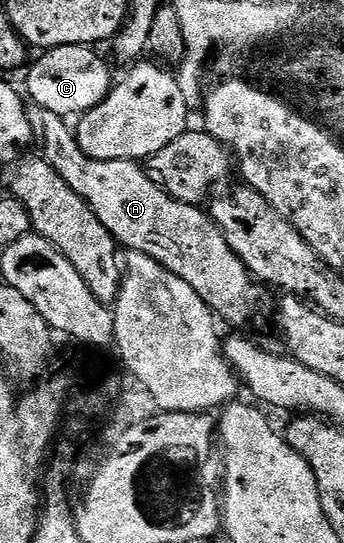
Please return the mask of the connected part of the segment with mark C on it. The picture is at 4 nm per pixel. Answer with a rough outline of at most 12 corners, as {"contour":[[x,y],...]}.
{"contour":[[86,45],[43,50],[27,100],[65,119],[98,107],[111,67]]}

